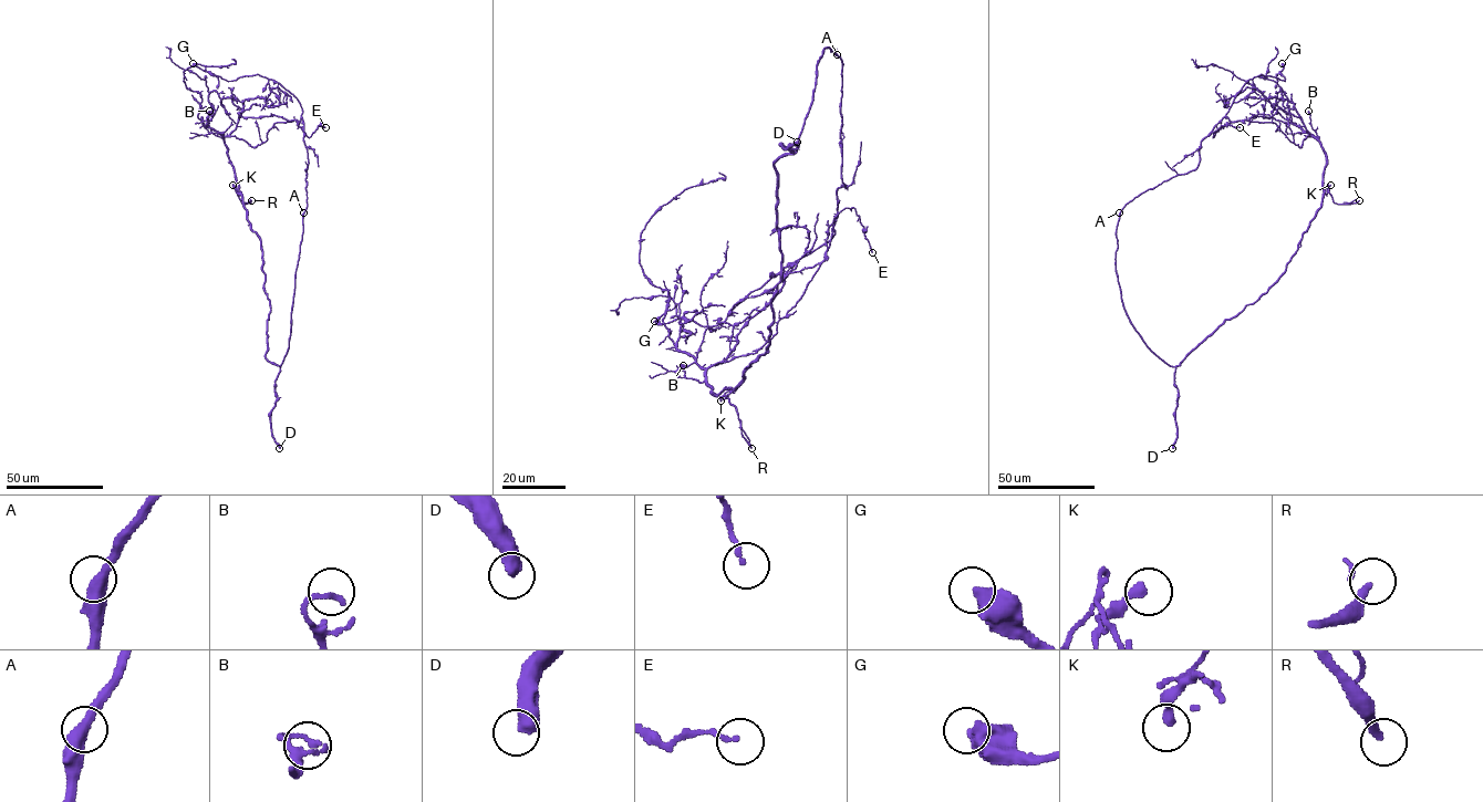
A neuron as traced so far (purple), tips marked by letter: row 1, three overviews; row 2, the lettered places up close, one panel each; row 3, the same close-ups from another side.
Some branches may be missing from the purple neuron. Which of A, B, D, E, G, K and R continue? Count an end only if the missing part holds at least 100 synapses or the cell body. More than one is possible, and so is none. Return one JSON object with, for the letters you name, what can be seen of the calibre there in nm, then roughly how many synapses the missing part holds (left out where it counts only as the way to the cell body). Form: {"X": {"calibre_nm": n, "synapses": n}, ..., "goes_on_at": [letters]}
{"D": {"calibre_nm": 550, "synapses": 450}, "R": {"calibre_nm": 240}, "goes_on_at": ["D", "R"]}

